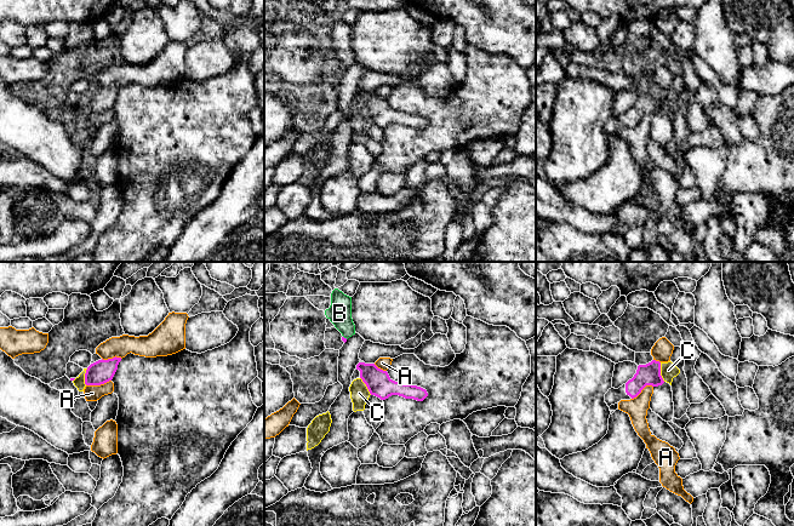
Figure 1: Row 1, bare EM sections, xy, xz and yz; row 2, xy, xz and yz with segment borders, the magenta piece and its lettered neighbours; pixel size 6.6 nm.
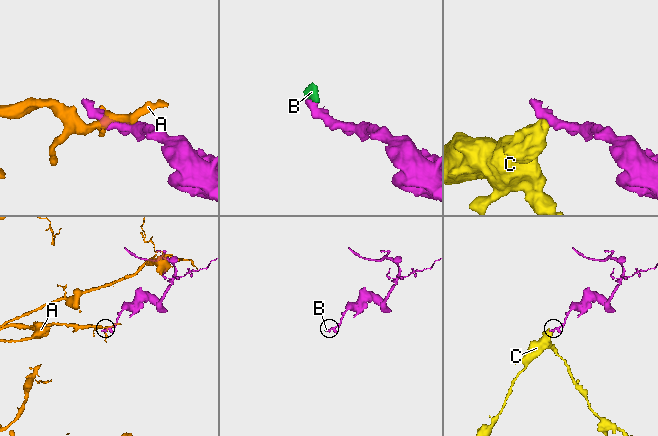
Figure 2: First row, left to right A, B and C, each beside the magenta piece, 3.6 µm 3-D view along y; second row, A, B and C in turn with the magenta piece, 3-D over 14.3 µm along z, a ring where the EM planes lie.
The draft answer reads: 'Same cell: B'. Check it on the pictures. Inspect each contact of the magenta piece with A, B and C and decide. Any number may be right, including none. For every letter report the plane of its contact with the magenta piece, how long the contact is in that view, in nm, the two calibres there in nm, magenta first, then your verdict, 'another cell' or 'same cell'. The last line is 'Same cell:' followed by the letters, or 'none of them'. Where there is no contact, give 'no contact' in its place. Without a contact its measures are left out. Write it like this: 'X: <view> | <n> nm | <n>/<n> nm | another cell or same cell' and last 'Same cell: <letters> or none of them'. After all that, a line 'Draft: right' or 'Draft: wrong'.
A: xy | 170 nm | 160/110 nm | another cell
B: xz | 40 nm | 30/160 nm | same cell
C: yz | 130 nm | 140/110 nm | another cell
Same cell: B
Draft: right

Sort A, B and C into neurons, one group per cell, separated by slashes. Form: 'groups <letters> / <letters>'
groups A / B / C

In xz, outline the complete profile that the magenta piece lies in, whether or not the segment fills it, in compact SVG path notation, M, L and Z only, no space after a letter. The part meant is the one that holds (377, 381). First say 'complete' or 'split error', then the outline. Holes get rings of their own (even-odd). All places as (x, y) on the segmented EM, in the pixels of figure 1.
complete; M359 362L356 370L360 371L360 378L370 394L381 400L399 395L405 399L423 401L428 396L427 390L421 387L393 381L387 371L378 368L375 364Z

